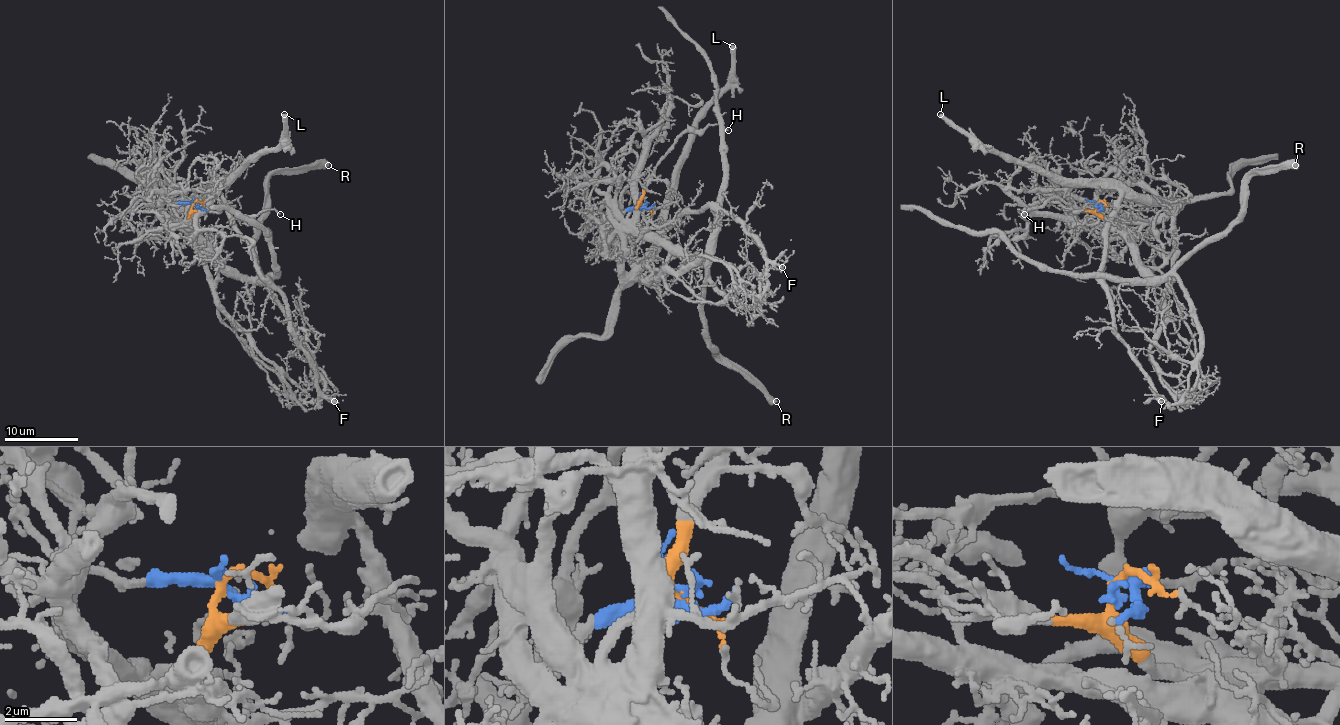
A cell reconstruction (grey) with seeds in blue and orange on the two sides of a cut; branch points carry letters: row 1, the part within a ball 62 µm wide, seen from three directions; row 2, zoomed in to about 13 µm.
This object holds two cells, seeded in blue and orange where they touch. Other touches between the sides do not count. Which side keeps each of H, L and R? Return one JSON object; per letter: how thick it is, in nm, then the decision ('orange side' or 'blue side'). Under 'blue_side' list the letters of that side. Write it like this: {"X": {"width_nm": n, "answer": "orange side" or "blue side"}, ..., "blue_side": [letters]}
{"H": {"width_nm": 140, "answer": "orange side"}, "L": {"width_nm": 480, "answer": "blue side"}, "R": {"width_nm": 600, "answer": "orange side"}, "blue_side": ["L"]}

